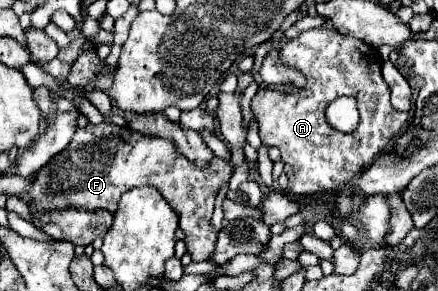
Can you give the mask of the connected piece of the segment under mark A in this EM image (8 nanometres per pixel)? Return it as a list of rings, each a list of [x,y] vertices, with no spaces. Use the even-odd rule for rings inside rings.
[[[325,19],[321,27],[303,31],[299,37],[289,39],[279,49],[281,61],[299,69],[305,75],[305,89],[297,95],[287,95],[271,89],[259,89],[251,101],[251,109],[259,121],[261,141],[269,147],[279,147],[289,177],[289,189],[297,197],[335,197],[337,207],[333,215],[349,219],[359,205],[359,197],[349,191],[349,181],[361,175],[389,145],[393,137],[399,137],[409,123],[409,113],[399,113],[389,103],[389,87],[379,71],[381,55],[369,43],[361,39],[341,35],[335,31],[331,19]],[[343,95],[357,99],[361,121],[353,133],[341,133],[327,123],[327,105]]]

